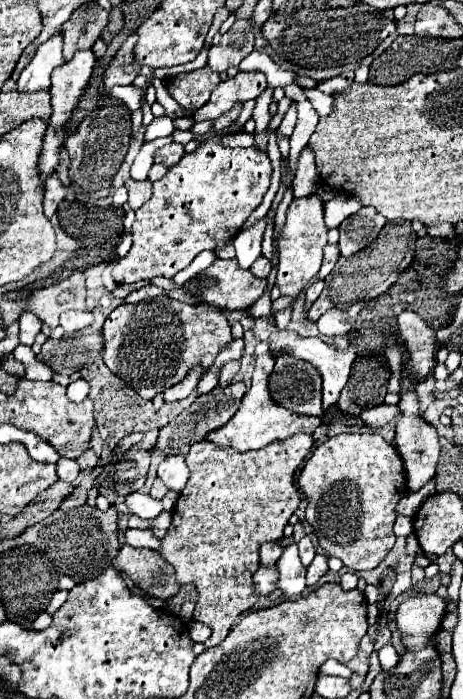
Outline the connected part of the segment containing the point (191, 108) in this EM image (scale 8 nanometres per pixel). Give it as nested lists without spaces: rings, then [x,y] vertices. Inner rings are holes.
[[[208,65],[189,73],[180,73],[168,81],[168,91],[175,101],[191,117],[193,112],[205,105],[210,98],[212,89],[220,83],[220,75],[212,71]]]

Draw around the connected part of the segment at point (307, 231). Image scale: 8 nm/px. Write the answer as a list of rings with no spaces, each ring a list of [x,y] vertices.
[[[316,195],[294,198],[288,207],[288,219],[286,225],[280,229],[278,237],[274,237],[278,251],[280,251],[280,263],[278,263],[278,275],[276,285],[282,295],[300,297],[304,287],[316,277],[322,265],[322,249],[328,243],[328,227],[324,223],[324,203]]]

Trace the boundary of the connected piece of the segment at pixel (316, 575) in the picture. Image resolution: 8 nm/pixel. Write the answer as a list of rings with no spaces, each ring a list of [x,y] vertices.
[[[316,555],[314,561],[312,561],[312,565],[308,567],[308,575],[306,575],[308,585],[318,583],[318,579],[320,579],[326,571],[328,571],[328,557],[326,557],[326,555]]]

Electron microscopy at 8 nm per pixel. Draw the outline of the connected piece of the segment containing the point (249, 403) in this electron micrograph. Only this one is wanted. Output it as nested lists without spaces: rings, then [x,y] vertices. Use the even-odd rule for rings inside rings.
[[[258,349],[258,365],[252,375],[252,387],[244,395],[240,403],[240,411],[224,427],[220,427],[218,431],[212,431],[206,437],[206,441],[216,443],[218,447],[234,447],[238,451],[250,451],[250,449],[262,449],[274,441],[284,441],[296,433],[308,433],[308,435],[314,433],[314,429],[322,423],[320,417],[296,415],[294,411],[288,411],[286,407],[280,407],[276,401],[272,401],[268,391],[268,377],[272,373],[272,367],[274,367],[274,359],[268,353],[268,349],[266,351]]]

